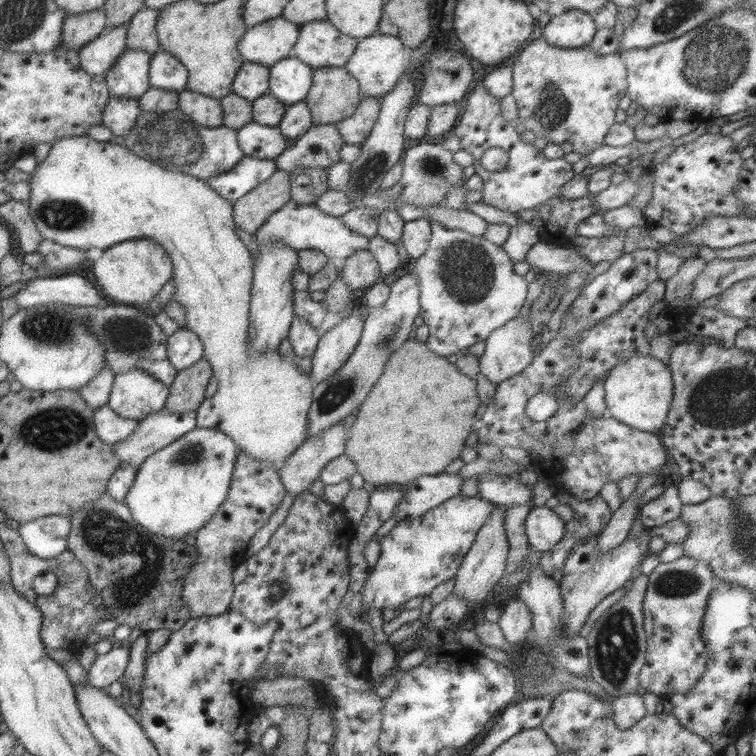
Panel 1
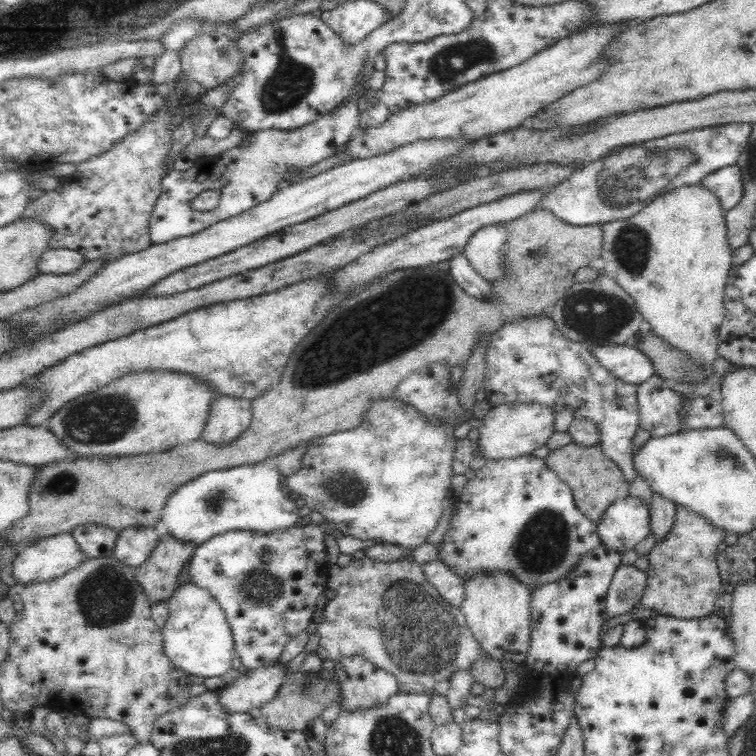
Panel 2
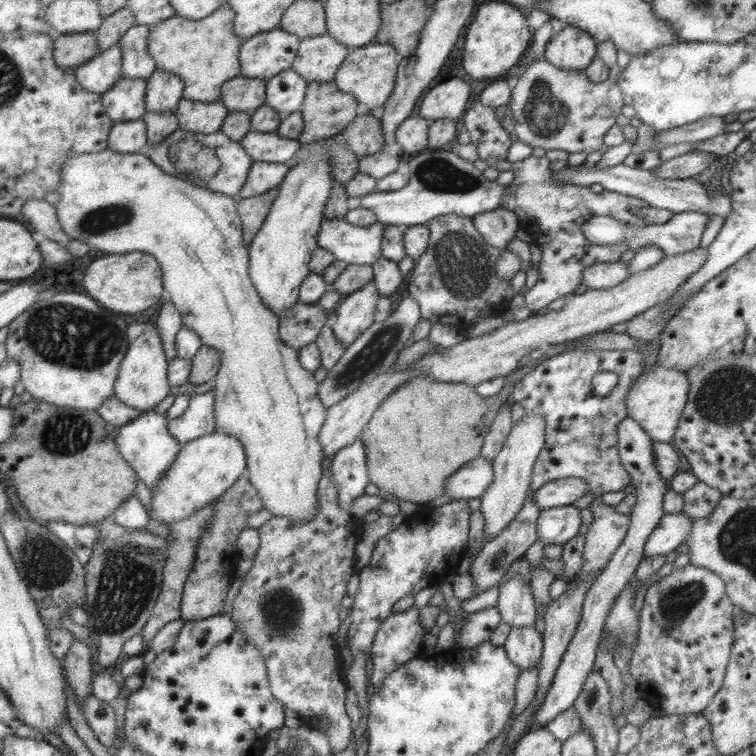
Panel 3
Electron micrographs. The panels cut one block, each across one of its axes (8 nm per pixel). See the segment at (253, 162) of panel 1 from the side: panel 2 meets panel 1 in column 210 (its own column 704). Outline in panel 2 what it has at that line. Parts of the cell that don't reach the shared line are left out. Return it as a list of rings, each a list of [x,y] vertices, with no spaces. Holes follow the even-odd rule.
[[[736,165],[714,170],[700,180],[700,185],[718,197],[724,212],[734,208],[742,198],[742,179]]]

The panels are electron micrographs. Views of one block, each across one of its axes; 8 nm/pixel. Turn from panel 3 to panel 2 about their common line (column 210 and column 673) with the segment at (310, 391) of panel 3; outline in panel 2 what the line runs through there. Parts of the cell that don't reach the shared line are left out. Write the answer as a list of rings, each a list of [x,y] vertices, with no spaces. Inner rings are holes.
[[[700,183],[692,186],[679,186],[678,189],[671,190],[660,196],[656,196],[654,200],[648,203],[648,206],[633,214],[632,218],[620,219],[603,224],[603,245],[601,248],[601,257],[605,260],[602,270],[608,277],[614,279],[631,297],[645,320],[645,326],[654,331],[660,338],[664,339],[669,345],[680,350],[686,357],[690,357],[692,365],[698,365],[700,369],[712,366],[713,362],[719,356],[719,328],[725,317],[724,293],[728,282],[731,278],[728,271],[731,269],[731,256],[733,250],[728,244],[726,234],[726,223],[724,223],[725,214],[720,207],[720,201],[714,193],[704,189]]]

